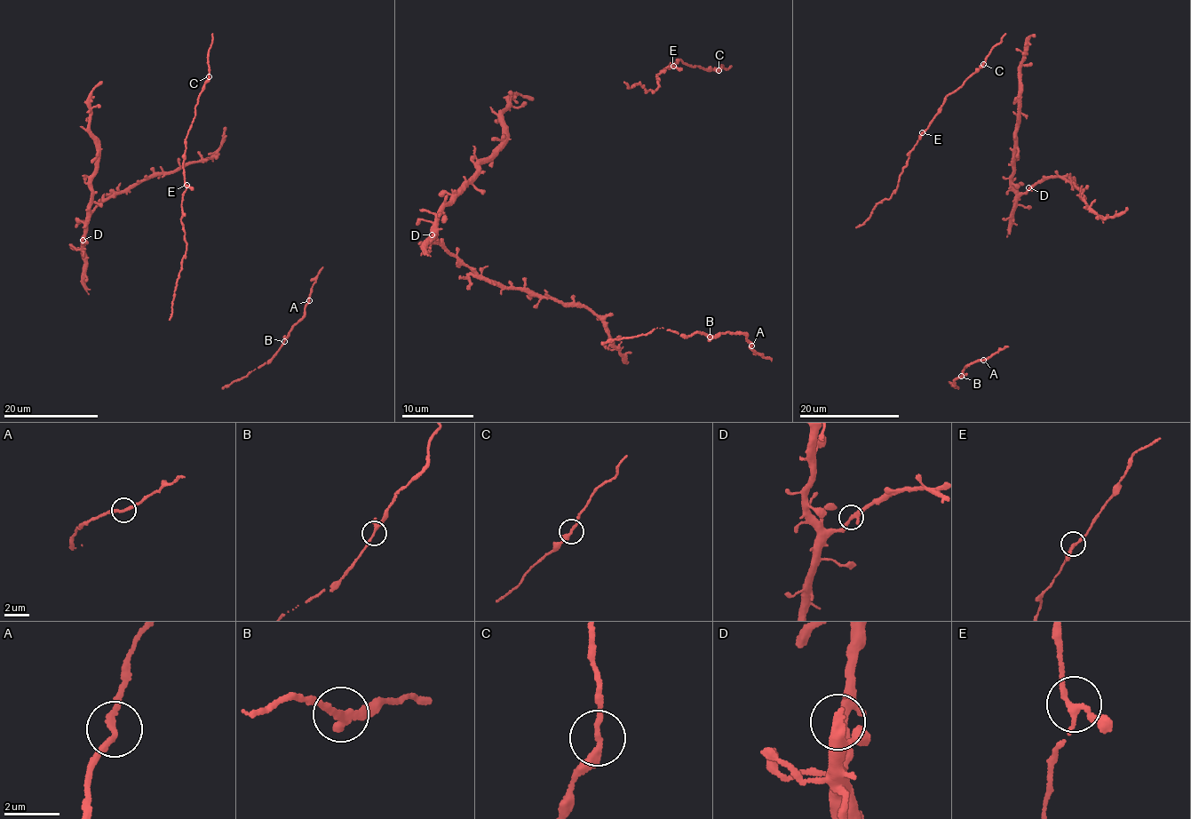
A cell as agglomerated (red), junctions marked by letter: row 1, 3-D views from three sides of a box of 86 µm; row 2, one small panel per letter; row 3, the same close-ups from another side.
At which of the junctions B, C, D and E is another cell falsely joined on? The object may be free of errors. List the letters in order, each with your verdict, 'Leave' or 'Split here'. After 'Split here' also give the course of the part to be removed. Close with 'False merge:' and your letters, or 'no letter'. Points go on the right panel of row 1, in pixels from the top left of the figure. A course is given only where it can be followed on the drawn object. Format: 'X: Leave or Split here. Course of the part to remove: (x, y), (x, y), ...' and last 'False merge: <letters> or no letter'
B: Leave
C: Leave
D: Leave
E: Leave
False merge: no letter

